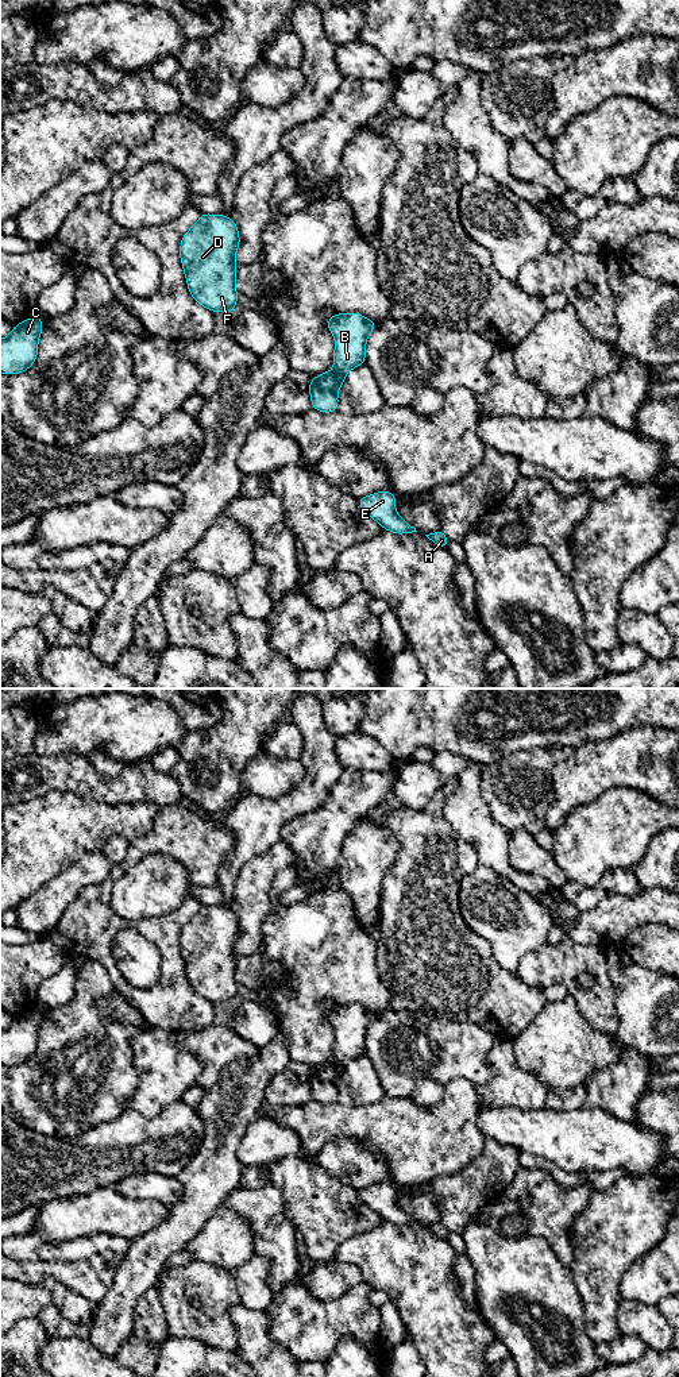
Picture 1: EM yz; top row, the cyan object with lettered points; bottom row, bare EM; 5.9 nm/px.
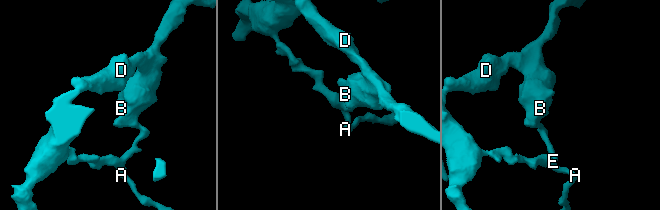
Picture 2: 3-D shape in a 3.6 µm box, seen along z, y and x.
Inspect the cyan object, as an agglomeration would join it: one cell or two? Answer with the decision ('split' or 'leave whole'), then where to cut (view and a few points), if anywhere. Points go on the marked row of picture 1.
split | yz (312, 382), (335, 393)

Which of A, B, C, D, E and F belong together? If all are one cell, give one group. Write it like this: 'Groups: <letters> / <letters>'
Groups: A C E / B D F

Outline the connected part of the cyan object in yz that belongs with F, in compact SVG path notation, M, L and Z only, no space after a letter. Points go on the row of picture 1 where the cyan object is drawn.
M201 213L181 240L180 256L193 298L212 312L234 313L238 227L231 217Z

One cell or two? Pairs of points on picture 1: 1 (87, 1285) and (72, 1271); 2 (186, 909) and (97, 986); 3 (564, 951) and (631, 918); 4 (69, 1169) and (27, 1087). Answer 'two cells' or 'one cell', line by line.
1: one cell
2: two cells
3: two cells
4: two cells

